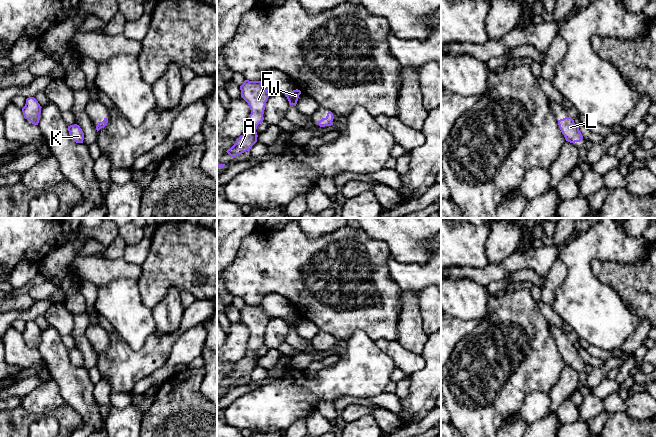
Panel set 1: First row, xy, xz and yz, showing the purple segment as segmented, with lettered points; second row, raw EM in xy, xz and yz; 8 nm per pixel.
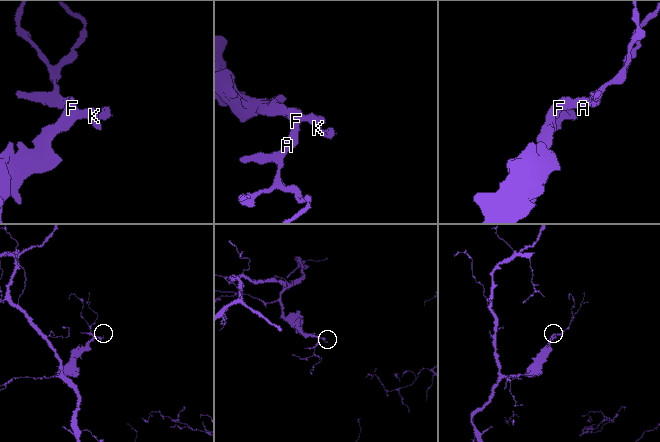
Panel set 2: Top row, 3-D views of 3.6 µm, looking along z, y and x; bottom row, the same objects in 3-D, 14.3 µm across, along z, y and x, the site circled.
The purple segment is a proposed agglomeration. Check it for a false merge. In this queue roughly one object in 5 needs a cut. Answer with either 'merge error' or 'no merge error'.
no merge error

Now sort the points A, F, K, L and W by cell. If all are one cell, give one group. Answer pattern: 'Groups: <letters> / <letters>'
Groups: A F K L W

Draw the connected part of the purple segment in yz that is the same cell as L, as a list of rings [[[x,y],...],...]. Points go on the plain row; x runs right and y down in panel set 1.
[[[565,341],[558,344],[558,349],[566,365],[575,367],[580,366],[583,363],[579,351],[574,347],[574,344],[571,341]]]

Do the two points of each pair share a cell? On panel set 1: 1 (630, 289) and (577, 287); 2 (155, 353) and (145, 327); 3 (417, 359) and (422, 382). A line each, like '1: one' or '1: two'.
1: two
2: two
3: two

